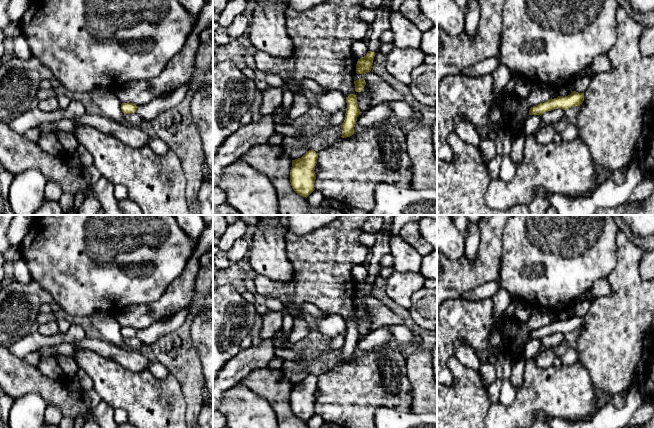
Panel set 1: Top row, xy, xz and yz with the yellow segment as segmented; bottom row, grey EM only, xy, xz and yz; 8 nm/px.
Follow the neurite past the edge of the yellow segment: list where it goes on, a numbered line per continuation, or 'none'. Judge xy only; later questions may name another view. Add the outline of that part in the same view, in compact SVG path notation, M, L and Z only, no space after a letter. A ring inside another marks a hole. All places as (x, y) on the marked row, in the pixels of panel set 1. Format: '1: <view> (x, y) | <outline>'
none

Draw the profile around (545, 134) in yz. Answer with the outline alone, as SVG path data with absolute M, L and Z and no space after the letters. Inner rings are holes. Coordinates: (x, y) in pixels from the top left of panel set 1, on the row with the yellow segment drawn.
M543 124L534 134L534 137L540 144L547 144L553 141L555 133L554 124Z

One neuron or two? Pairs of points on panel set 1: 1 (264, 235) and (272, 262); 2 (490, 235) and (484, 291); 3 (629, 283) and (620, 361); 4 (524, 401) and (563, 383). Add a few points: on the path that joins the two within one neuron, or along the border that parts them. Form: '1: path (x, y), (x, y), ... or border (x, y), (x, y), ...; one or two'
1: path (268, 242), (268, 255); one
2: border (494, 280), (463, 292); two
3: path (629, 302), (629, 308), (620, 319), (620, 342); one
4: path (534, 396), (543, 390), (553, 390); one

